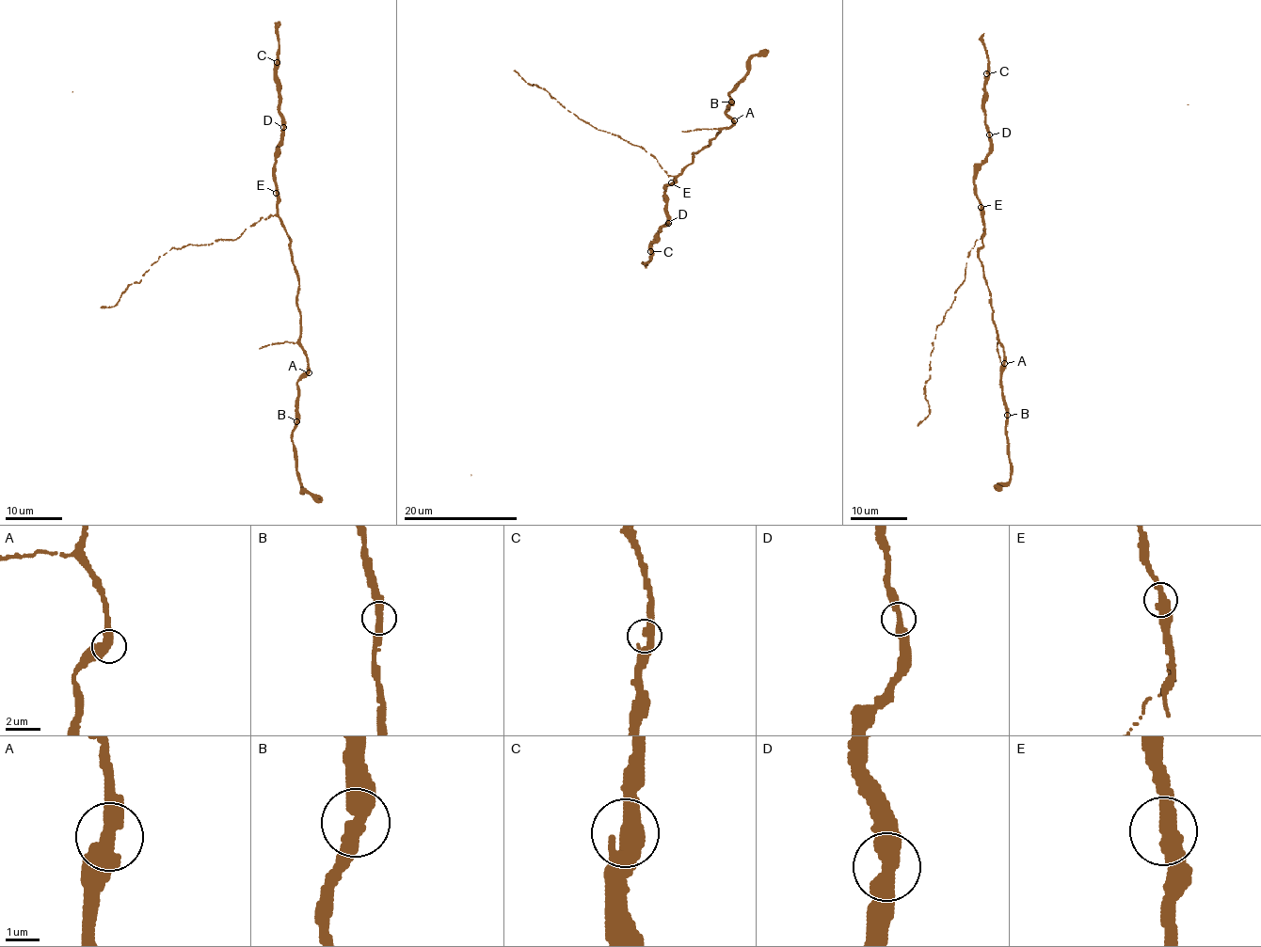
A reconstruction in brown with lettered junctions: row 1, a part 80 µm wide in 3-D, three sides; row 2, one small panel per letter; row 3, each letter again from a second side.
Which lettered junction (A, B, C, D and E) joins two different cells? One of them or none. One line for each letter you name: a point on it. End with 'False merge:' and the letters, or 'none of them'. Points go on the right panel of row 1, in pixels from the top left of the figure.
False merge: none of them

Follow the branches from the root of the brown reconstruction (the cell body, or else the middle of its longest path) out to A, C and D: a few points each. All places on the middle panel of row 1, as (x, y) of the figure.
A: (666, 200), (668, 183), (691, 163), (694, 151), (710, 146), (720, 128), (729, 128), (734, 120)
C: (666, 200), (664, 208), (668, 222), (655, 236), (650, 251)
D: (666, 200), (668, 223)

